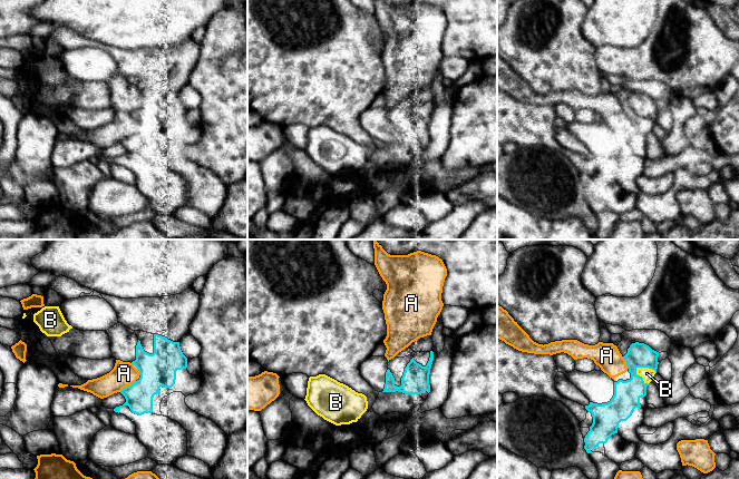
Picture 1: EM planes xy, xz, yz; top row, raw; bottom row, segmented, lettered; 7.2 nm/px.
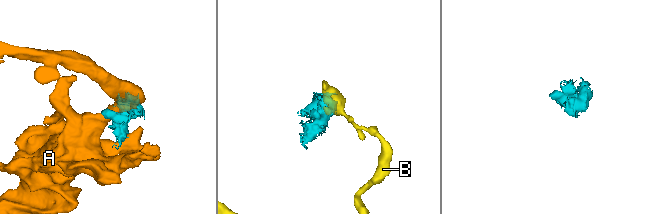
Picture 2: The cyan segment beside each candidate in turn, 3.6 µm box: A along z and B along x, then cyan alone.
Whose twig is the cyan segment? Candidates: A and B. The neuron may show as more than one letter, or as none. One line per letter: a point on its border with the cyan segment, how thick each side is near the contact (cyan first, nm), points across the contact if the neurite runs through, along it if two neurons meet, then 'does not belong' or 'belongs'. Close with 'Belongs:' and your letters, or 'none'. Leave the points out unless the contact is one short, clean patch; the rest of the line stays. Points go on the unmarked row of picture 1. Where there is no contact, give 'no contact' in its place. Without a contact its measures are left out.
A: xy (128, 136) | 240/180 nm | does not belong
B: yz (645, 117) | 190/90 nm | along yz (635, 118), (651, 118), (655, 121) | does not belong
Belongs: none

